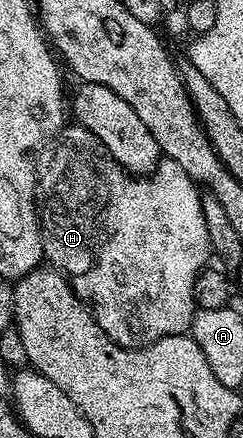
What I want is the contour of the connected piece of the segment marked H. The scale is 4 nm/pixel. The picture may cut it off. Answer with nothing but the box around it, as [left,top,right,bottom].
[34,125,212,347]

